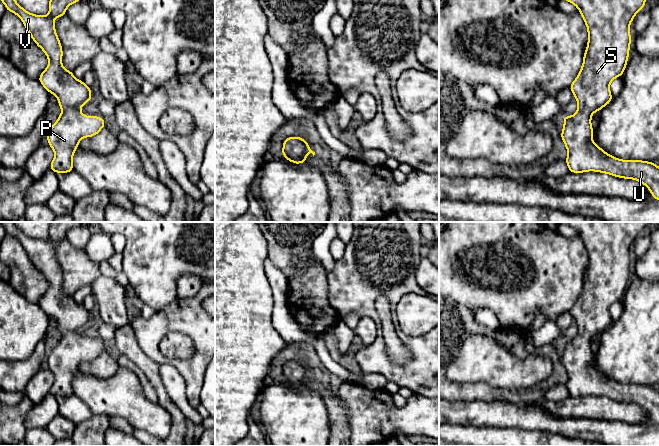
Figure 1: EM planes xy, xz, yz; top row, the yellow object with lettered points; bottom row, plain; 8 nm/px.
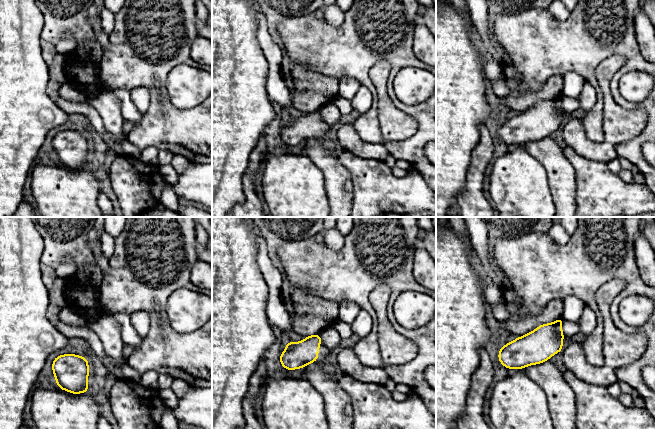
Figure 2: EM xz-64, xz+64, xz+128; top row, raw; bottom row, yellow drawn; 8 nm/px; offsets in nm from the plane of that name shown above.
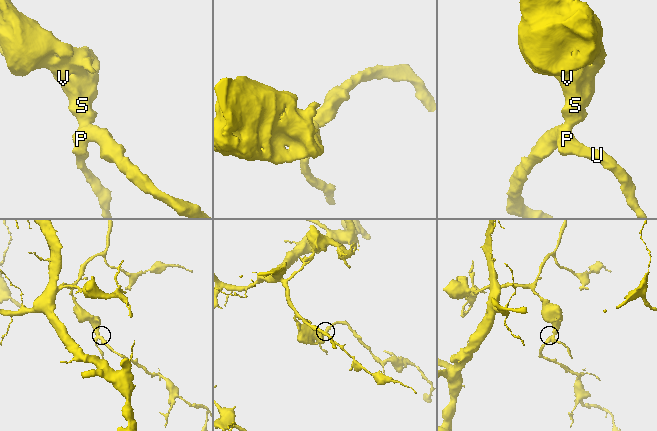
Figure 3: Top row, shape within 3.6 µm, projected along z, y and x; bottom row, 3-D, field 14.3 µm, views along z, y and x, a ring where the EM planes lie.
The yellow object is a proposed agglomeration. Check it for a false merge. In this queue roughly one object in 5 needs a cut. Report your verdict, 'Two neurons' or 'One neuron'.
One neuron

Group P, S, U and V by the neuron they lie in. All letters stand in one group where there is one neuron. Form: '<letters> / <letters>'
P S U V

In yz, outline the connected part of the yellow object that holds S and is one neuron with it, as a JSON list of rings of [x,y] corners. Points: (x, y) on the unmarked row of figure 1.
[[[560,222],[574,228],[580,236],[588,255],[588,268],[583,281],[582,292],[578,300],[570,309],[572,318],[576,321],[578,333],[572,340],[563,340],[564,351],[560,358],[566,372],[567,382],[565,384],[569,396],[583,397],[588,395],[596,395],[607,397],[611,400],[633,403],[644,408],[652,418],[654,423],[659,424],[659,391],[657,387],[651,387],[641,384],[621,384],[612,379],[607,378],[602,372],[597,370],[593,364],[593,352],[591,350],[592,338],[600,335],[609,328],[613,321],[610,316],[610,307],[613,303],[622,300],[627,290],[629,281],[630,267],[632,265],[629,250],[634,244],[636,237],[645,231],[647,222]]]

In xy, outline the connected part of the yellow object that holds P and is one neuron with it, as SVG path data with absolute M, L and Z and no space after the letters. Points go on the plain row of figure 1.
M0 222L5 228L6 234L20 241L28 257L38 271L40 271L48 281L49 288L46 293L40 298L38 304L44 312L51 318L54 318L57 323L62 337L58 344L51 350L46 357L48 369L54 374L55 381L50 388L50 394L55 397L68 397L73 394L73 379L79 370L82 362L93 361L97 359L102 352L105 351L105 342L97 340L84 340L80 332L92 323L91 312L88 311L82 304L77 304L73 295L67 295L62 290L62 269L56 258L54 242L59 242L66 239L66 233L69 229L80 226L80 222L50 222L49 239L41 240L27 236L22 232L14 222Z

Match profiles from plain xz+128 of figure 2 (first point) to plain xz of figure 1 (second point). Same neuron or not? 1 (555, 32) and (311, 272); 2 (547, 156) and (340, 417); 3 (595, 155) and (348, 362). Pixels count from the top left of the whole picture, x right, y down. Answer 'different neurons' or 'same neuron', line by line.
1: different neurons
2: same neuron
3: same neuron

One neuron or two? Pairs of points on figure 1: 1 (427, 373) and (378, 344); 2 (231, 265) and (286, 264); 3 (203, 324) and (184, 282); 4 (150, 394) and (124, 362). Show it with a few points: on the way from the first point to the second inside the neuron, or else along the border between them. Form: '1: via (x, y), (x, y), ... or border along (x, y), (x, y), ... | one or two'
1: via (412, 372), (394, 372), (381, 359) | one
2: border along (262, 235), (266, 242), (268, 258) | two
3: border along (203, 282), (200, 290), (194, 296), (177, 296) | two
4: via (146, 385), (133, 368) | one

